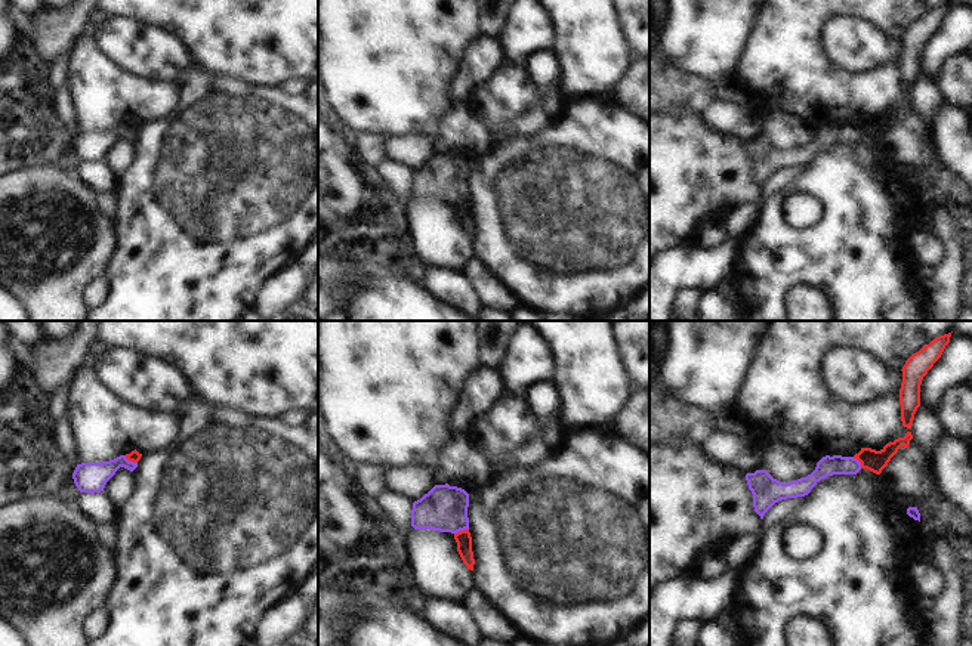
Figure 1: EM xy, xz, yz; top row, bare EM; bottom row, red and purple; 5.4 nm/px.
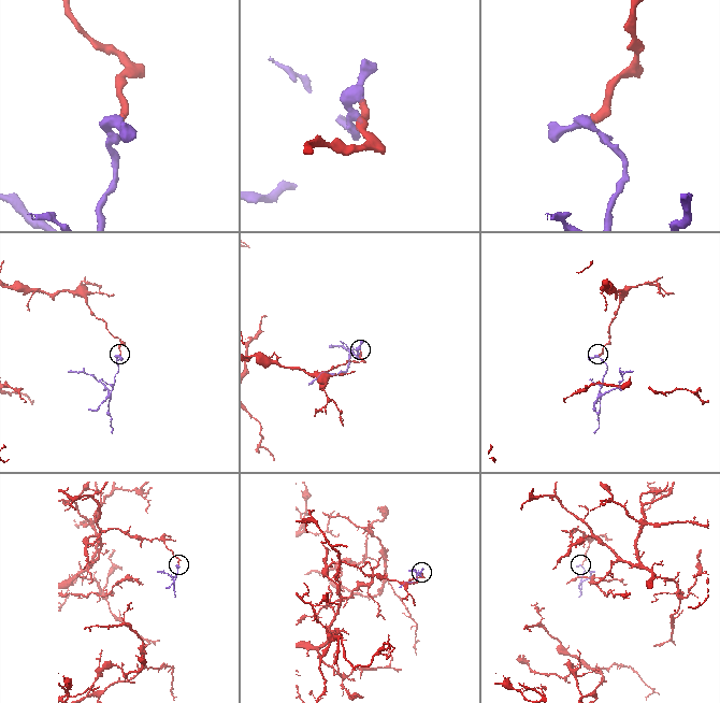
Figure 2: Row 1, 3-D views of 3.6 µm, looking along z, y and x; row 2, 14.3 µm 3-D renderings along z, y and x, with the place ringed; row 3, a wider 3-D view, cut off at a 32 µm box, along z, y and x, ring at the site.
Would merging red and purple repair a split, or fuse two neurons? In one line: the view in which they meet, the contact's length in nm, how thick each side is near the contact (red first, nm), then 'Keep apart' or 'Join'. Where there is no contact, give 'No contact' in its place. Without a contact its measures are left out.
Touches red in xz. Shared border 90 nm. Thickness 90 nm (red) against 240 nm. Keep apart.

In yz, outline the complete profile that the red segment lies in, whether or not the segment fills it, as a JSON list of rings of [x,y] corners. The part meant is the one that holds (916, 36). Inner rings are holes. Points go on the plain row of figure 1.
[[[951,1],[934,7],[919,21],[913,22],[902,35],[902,52],[900,58],[901,90],[911,98],[914,83],[920,75],[920,53],[928,40],[941,27],[950,12]]]

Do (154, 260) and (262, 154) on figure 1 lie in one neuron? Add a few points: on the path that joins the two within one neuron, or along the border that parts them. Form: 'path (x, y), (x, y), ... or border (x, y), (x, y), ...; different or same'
path (182, 235), (237, 179); same

